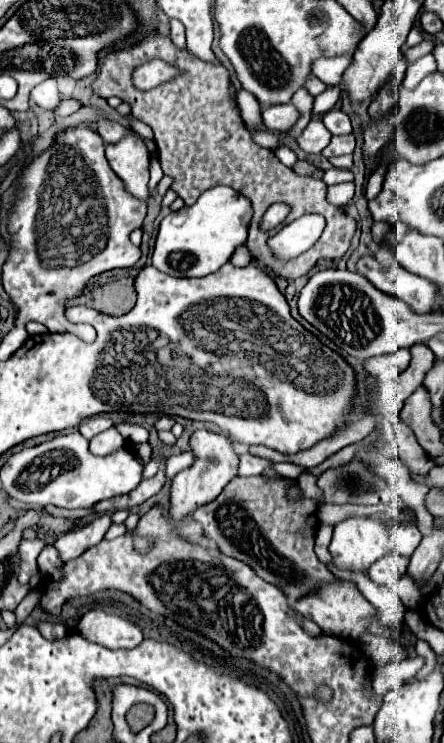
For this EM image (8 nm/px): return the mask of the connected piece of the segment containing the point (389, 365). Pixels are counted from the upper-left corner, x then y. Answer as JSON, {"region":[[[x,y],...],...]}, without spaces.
{"region":[[[396,350],[394,354],[366,360],[366,370],[370,372],[370,376],[378,380],[388,380],[390,376],[400,376],[400,372],[408,368],[408,362],[410,362],[410,352]]]}

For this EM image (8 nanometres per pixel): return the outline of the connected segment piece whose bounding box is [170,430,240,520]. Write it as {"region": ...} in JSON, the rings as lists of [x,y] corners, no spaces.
{"region":[[[196,430],[190,436],[190,450],[194,454],[194,464],[186,470],[178,472],[172,478],[172,490],[170,490],[170,516],[172,520],[182,520],[184,516],[192,514],[196,506],[208,504],[208,500],[214,500],[220,490],[238,474],[238,454],[234,450],[234,444],[222,436],[208,430]]]}

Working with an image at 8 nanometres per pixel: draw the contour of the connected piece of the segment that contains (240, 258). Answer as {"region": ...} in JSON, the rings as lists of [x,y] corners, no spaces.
{"region":[[[240,244],[238,250],[236,250],[236,252],[232,254],[232,258],[230,258],[230,264],[232,264],[232,266],[246,266],[246,264],[250,262],[250,258],[252,258],[252,254],[250,254],[248,244]]]}

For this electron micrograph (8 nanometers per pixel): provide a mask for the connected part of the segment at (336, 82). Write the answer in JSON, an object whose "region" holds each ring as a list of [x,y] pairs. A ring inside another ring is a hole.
{"region":[[[352,54],[322,58],[312,64],[312,74],[320,78],[326,86],[342,86],[342,78],[346,68],[352,64]]]}

